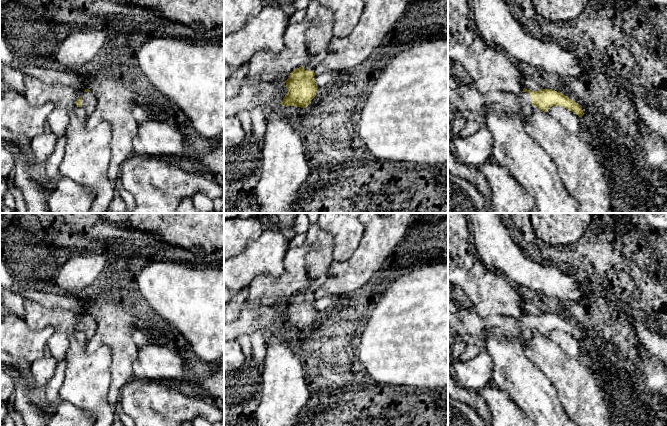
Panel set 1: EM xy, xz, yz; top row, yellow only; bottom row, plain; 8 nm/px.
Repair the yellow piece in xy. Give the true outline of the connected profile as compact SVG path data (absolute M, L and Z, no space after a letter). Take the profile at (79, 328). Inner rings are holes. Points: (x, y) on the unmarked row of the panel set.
M86 313L76 325L77 331L82 331L87 340L91 339L96 331L96 320Z

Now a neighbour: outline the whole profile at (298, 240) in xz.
M306 233L302 234L296 234L291 240L290 240L290 248L300 247L304 244L306 241Z

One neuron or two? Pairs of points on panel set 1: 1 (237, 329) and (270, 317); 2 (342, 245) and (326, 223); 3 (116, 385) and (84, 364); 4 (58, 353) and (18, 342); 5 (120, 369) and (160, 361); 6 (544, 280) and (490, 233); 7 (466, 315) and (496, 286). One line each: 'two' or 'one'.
1: one
2: one
3: two
4: two
5: two
6: one
7: two

